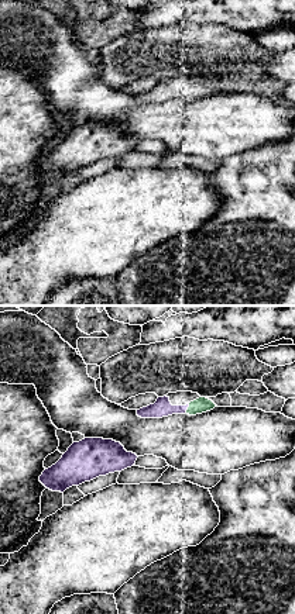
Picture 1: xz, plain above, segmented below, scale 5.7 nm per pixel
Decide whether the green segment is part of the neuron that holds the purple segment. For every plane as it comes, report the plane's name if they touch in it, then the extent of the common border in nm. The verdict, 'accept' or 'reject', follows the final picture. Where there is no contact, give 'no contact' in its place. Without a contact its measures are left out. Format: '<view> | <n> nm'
xz | 70 nm

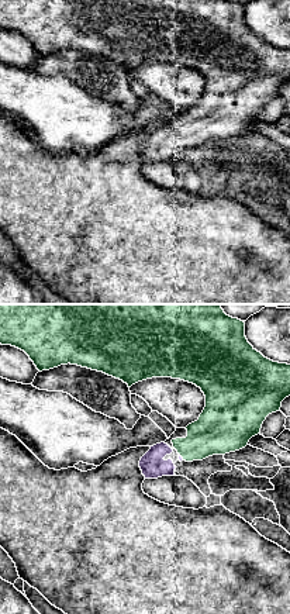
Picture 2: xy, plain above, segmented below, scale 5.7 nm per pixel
xy | 50 nm

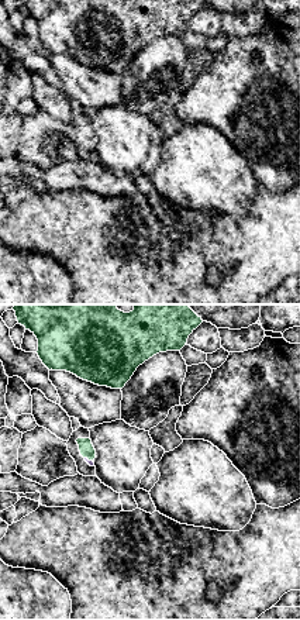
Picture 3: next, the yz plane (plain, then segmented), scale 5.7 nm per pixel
yz | 50 nm

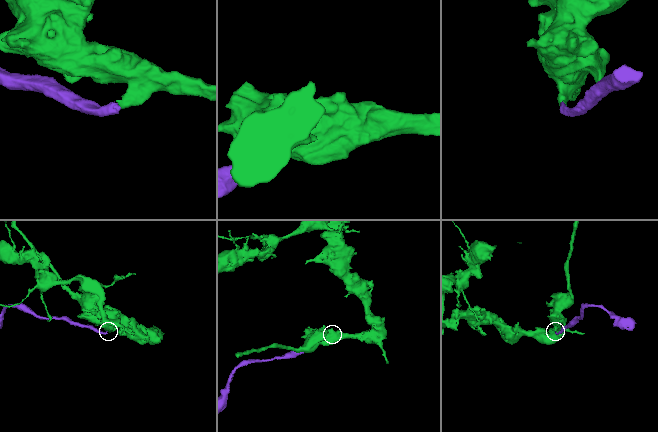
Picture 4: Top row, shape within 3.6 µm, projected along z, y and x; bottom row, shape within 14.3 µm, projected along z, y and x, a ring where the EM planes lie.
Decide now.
accept

